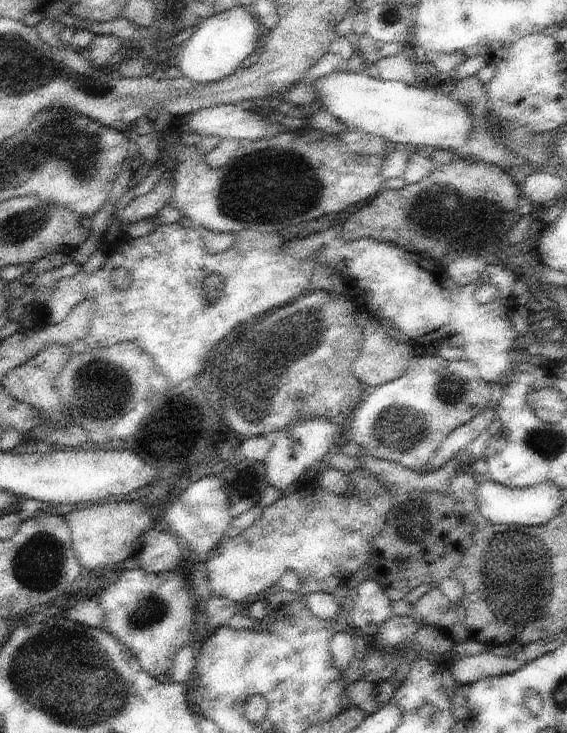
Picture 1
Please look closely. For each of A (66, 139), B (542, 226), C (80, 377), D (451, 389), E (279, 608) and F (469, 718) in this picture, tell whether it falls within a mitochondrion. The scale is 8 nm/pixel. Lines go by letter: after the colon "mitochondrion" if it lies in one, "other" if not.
A: mitochondrion
B: other
C: mitochondrion
D: mitochondrion
E: other
F: other

